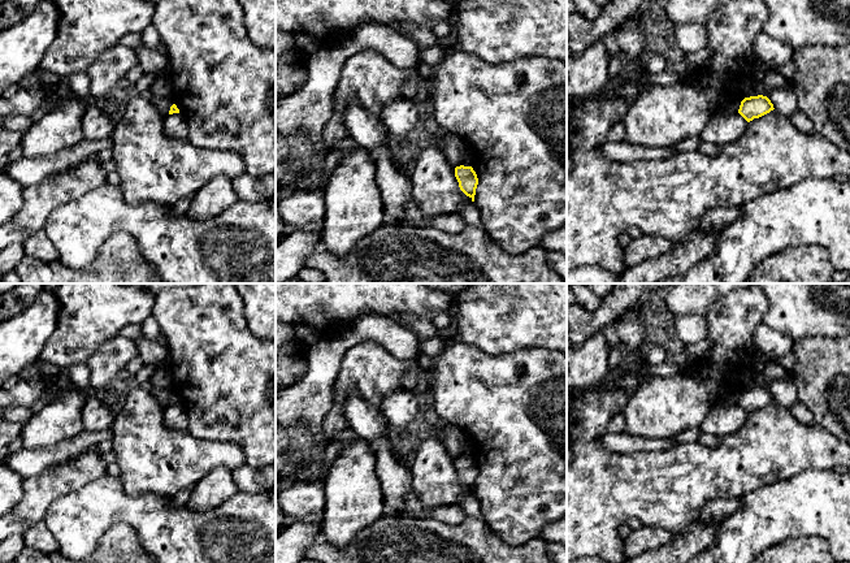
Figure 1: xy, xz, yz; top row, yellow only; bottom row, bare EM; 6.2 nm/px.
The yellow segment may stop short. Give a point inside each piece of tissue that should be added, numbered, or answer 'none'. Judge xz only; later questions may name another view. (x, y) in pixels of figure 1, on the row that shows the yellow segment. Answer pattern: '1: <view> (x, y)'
none

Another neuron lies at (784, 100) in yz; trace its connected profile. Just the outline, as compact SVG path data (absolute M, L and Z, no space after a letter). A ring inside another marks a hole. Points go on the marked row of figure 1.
M745 78L740 83L738 91L743 98L758 95L767 96L773 104L775 111L789 118L797 111L797 96L792 86L788 86L785 88L769 88L766 87L762 81Z

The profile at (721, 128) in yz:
M714 113L702 133L701 142L710 142L717 146L736 142L746 130L747 121L740 113Z

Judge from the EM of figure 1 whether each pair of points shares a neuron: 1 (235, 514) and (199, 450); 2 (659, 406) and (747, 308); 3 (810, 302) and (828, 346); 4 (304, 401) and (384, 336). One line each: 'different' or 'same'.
1: different
2: same
3: different
4: same

